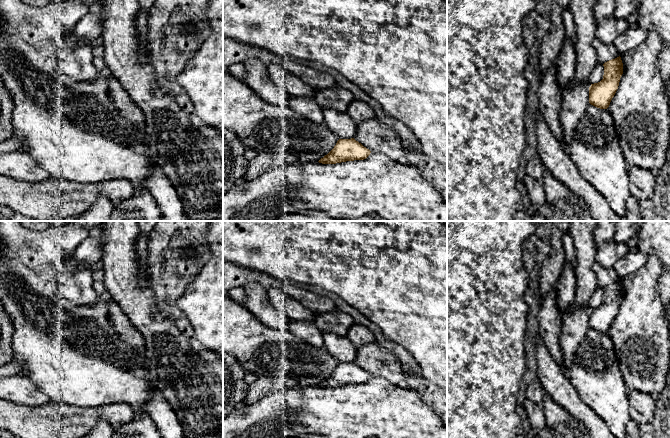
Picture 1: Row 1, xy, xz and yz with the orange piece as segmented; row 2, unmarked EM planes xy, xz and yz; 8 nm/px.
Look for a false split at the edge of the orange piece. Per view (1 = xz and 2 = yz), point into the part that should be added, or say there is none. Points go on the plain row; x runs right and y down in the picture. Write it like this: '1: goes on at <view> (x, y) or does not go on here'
1: does not go on here
2: does not go on here

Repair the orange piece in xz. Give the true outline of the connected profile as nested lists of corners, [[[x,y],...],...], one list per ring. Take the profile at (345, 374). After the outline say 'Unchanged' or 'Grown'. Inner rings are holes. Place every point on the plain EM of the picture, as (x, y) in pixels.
[[[354,362],[339,363],[334,372],[318,386],[322,388],[336,388],[346,385],[364,384],[371,375]]]. Unchanged

